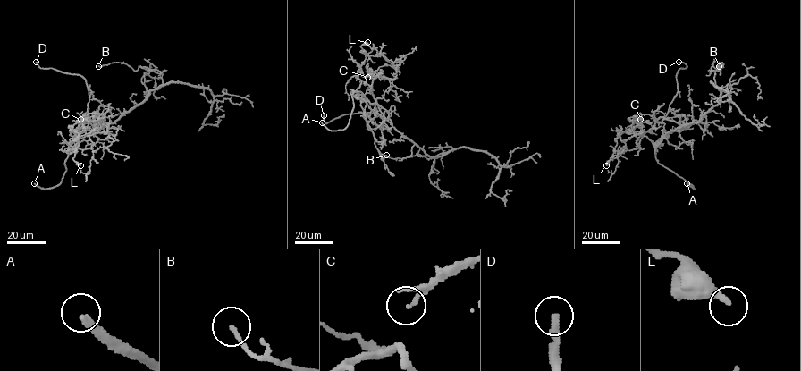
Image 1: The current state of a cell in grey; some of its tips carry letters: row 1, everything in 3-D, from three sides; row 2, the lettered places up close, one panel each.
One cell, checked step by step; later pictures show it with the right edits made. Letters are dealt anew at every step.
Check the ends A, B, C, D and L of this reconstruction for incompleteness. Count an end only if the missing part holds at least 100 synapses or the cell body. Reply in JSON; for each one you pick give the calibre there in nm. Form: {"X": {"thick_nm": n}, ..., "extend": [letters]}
{"A": {"thick_nm": 260}, "D": {"thick_nm": 220}, "extend": ["A", "D"]}

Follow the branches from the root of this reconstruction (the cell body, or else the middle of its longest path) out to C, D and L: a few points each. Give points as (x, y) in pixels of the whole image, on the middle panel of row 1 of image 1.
C: (410, 141), (388, 122), (376, 102), (389, 90), (389, 79), (383, 76), (367, 77)
D: (410, 141), (388, 122), (375, 101), (375, 113), (348, 113), (327, 122), (324, 115)
L: (410, 141), (388, 122), (371, 92), (372, 78), (367, 69), (369, 56), (360, 46), (367, 42)

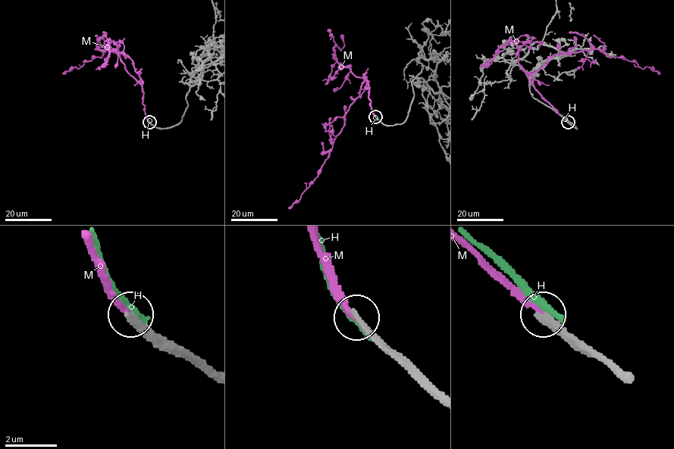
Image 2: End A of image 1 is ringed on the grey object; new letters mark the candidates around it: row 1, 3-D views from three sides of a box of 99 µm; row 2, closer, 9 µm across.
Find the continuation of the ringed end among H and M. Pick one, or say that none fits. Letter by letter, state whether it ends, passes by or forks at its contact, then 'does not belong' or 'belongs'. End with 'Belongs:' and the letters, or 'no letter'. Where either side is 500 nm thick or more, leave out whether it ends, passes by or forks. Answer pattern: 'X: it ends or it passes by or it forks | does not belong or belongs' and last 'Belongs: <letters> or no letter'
H: it ends | does not belong
M: it ends | belongs
Belongs: M

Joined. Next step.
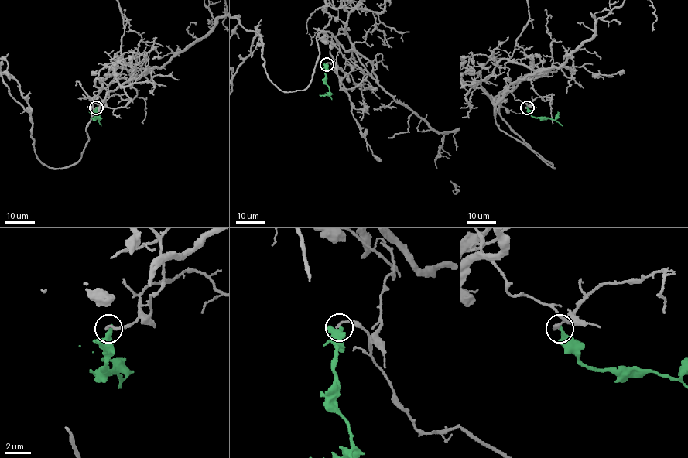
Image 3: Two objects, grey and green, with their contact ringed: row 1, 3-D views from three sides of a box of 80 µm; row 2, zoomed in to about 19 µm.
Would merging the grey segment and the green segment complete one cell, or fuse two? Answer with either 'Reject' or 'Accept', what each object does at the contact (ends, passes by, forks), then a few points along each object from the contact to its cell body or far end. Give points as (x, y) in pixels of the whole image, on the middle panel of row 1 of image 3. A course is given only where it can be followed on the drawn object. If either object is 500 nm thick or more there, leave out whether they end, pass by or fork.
Reject. At the ring grey ends. At the ring green ends. Course of grey: (326, 64), (340, 44), (329, 32), (316, 37), (309, 84), (281, 90), (257, 35). Course of green: (326, 64), (326, 83), (329, 91), (326, 95), (319, 94)

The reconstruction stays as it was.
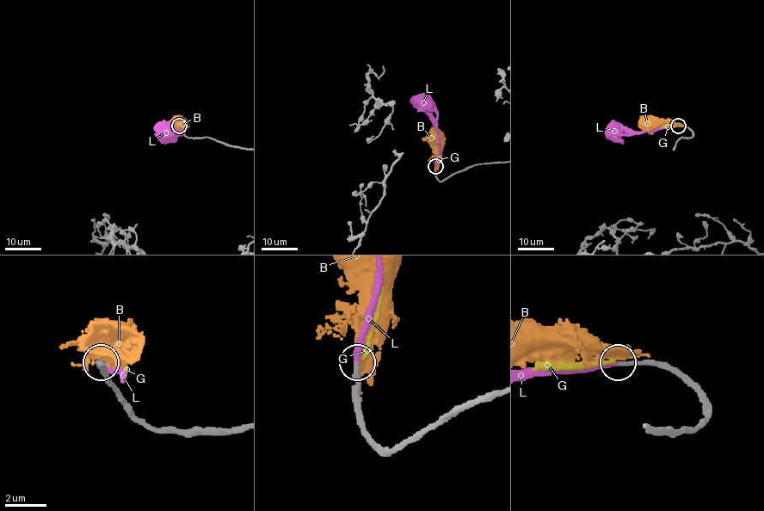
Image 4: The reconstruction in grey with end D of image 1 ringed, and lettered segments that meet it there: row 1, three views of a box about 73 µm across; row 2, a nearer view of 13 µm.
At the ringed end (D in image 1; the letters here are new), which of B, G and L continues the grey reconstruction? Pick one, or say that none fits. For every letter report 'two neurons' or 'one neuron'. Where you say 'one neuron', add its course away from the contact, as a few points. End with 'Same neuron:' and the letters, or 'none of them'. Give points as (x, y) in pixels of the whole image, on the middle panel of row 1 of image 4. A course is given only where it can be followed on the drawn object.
B: two neurons
G: two neurons
L: one neuron | via (435, 166), (439, 152), (438, 132), (426, 104)
Same neuron: L

